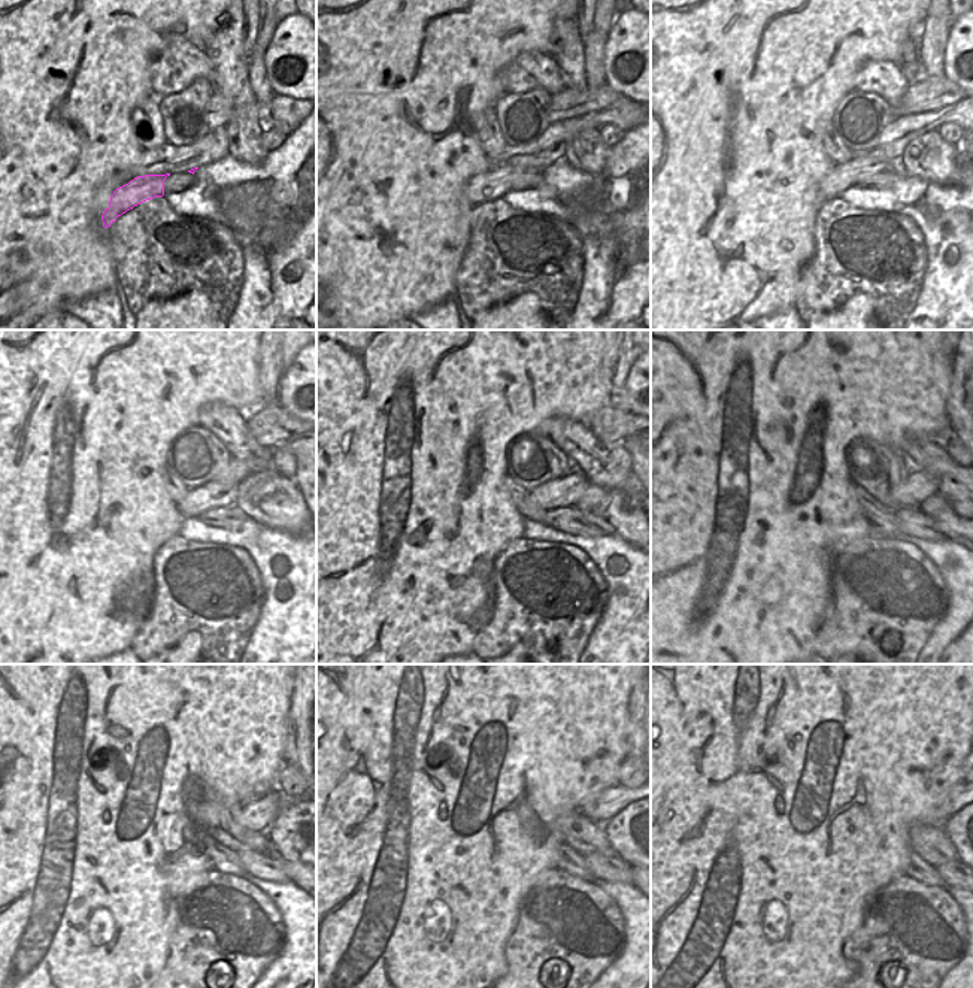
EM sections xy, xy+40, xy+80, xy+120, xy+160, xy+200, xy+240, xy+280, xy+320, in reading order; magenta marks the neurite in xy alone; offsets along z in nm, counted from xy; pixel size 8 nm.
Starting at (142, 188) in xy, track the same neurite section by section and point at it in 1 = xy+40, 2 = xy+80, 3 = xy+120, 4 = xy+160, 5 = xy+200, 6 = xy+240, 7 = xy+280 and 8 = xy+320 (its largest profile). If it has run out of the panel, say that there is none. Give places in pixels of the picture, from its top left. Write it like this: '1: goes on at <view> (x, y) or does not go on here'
1: goes on at xy+40 (496, 182)
2: goes on at xy+80 (839, 179)
3: goes on at xy+120 (209, 496)
4: goes on at xy+160 (564, 491)
5: goes on at xy+200 (918, 485)
6: goes on at xy+240 (258, 815)
7: goes on at xy+280 (611, 802)
8: goes on at xy+320 (954, 800)

